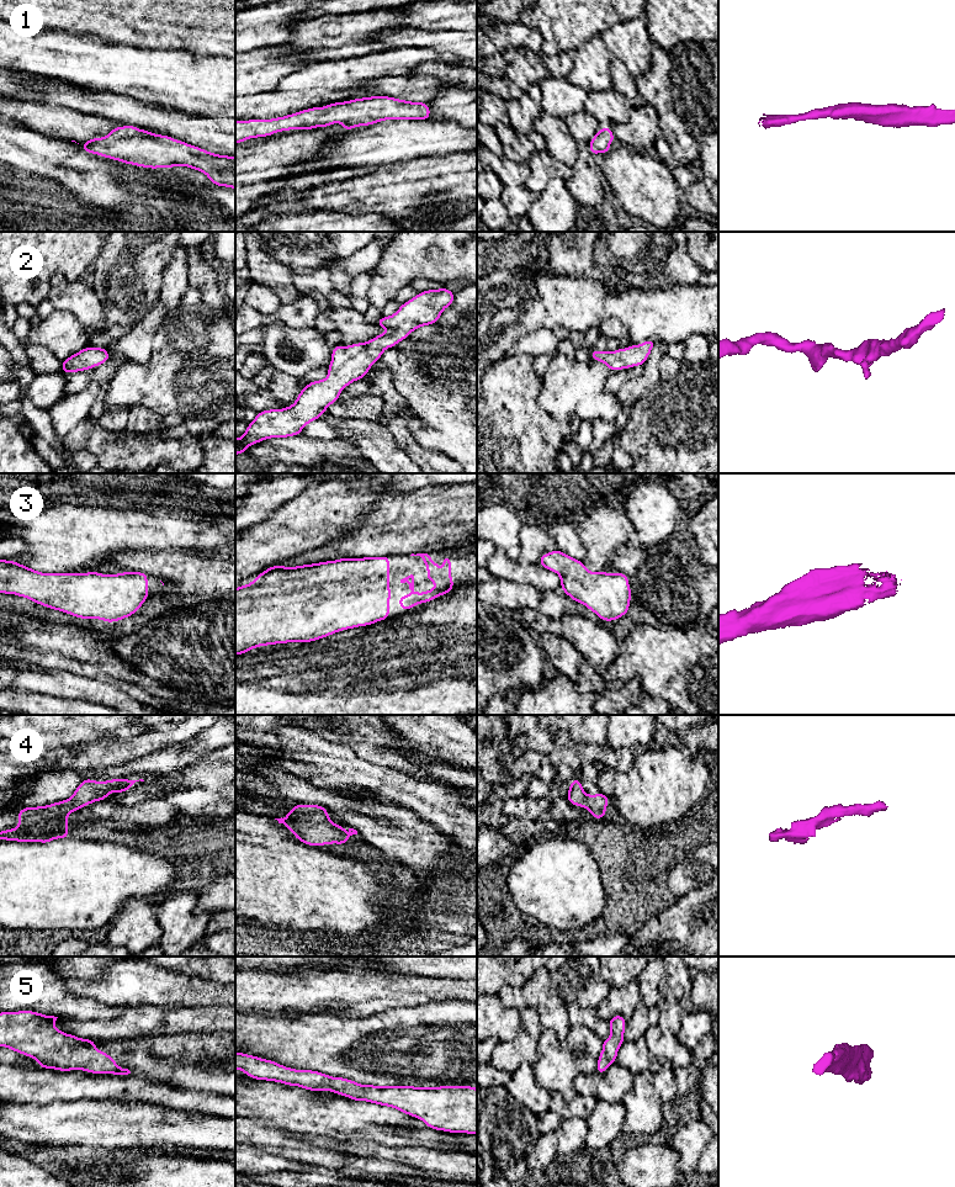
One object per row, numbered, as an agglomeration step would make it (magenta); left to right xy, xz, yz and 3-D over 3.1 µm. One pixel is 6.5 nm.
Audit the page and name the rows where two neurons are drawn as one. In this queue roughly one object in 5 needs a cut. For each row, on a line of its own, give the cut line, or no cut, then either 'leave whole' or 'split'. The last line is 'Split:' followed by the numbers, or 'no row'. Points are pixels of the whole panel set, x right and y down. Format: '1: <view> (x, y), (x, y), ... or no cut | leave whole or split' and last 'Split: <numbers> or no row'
1: no cut | leave whole
2: no cut | leave whole
3: no cut | leave whole
4: no cut | leave whole
5: no cut | leave whole
Split: no row

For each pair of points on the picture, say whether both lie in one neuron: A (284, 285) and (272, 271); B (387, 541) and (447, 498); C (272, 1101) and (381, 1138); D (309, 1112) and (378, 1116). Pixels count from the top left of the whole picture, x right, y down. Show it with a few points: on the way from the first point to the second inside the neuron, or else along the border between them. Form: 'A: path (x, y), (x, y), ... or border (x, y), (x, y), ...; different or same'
A: path (280, 281), (275, 275); same
B: path (402, 526), (406, 523), (424, 520), (433, 513); same
C: path (300, 1111), (354, 1121); same
D: path (327, 1116), (361, 1116); same

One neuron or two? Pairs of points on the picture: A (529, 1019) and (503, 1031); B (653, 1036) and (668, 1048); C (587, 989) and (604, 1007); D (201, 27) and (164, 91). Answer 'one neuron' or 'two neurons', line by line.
A: two neurons
B: one neuron
C: two neurons
D: two neurons

